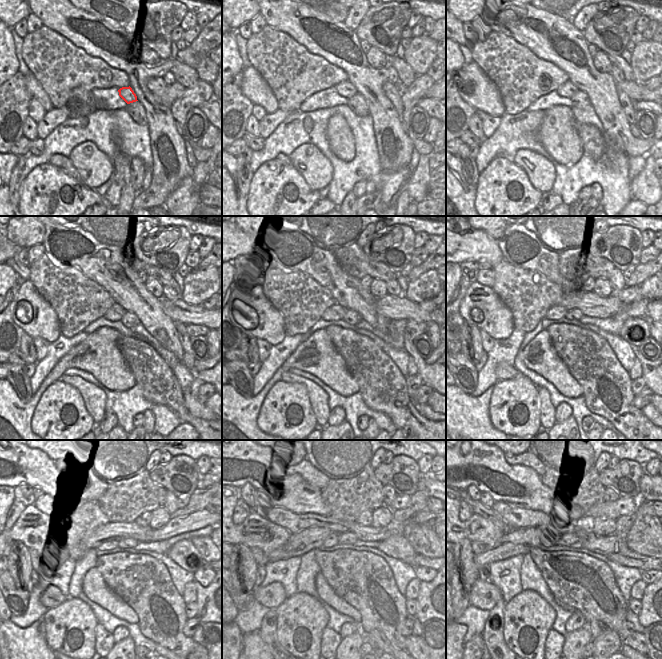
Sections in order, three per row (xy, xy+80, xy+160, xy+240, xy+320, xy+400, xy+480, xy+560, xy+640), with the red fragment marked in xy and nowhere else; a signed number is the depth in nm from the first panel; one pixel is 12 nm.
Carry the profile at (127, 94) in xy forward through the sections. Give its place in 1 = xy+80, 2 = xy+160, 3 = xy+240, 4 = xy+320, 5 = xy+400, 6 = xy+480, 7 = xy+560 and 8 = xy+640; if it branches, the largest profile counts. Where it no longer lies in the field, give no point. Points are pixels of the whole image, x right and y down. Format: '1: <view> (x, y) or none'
1: xy+80 (345, 89)
2: xy+160 (567, 89)
3: xy+240 (116, 312)
4: xy+320 (335, 312)
5: xy+400 (557, 313)
6: xy+480 (109, 545)
7: xy+560 (332, 540)
8: xy+640 (547, 535)

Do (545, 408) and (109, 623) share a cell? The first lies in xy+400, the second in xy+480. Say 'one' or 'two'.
two

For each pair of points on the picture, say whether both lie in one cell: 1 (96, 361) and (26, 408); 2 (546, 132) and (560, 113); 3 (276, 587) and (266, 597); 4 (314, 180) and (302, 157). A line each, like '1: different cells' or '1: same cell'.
1: same cell
2: same cell
3: same cell
4: same cell

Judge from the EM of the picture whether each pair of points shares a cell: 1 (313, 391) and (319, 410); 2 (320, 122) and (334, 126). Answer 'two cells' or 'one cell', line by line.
1: one cell
2: two cells

